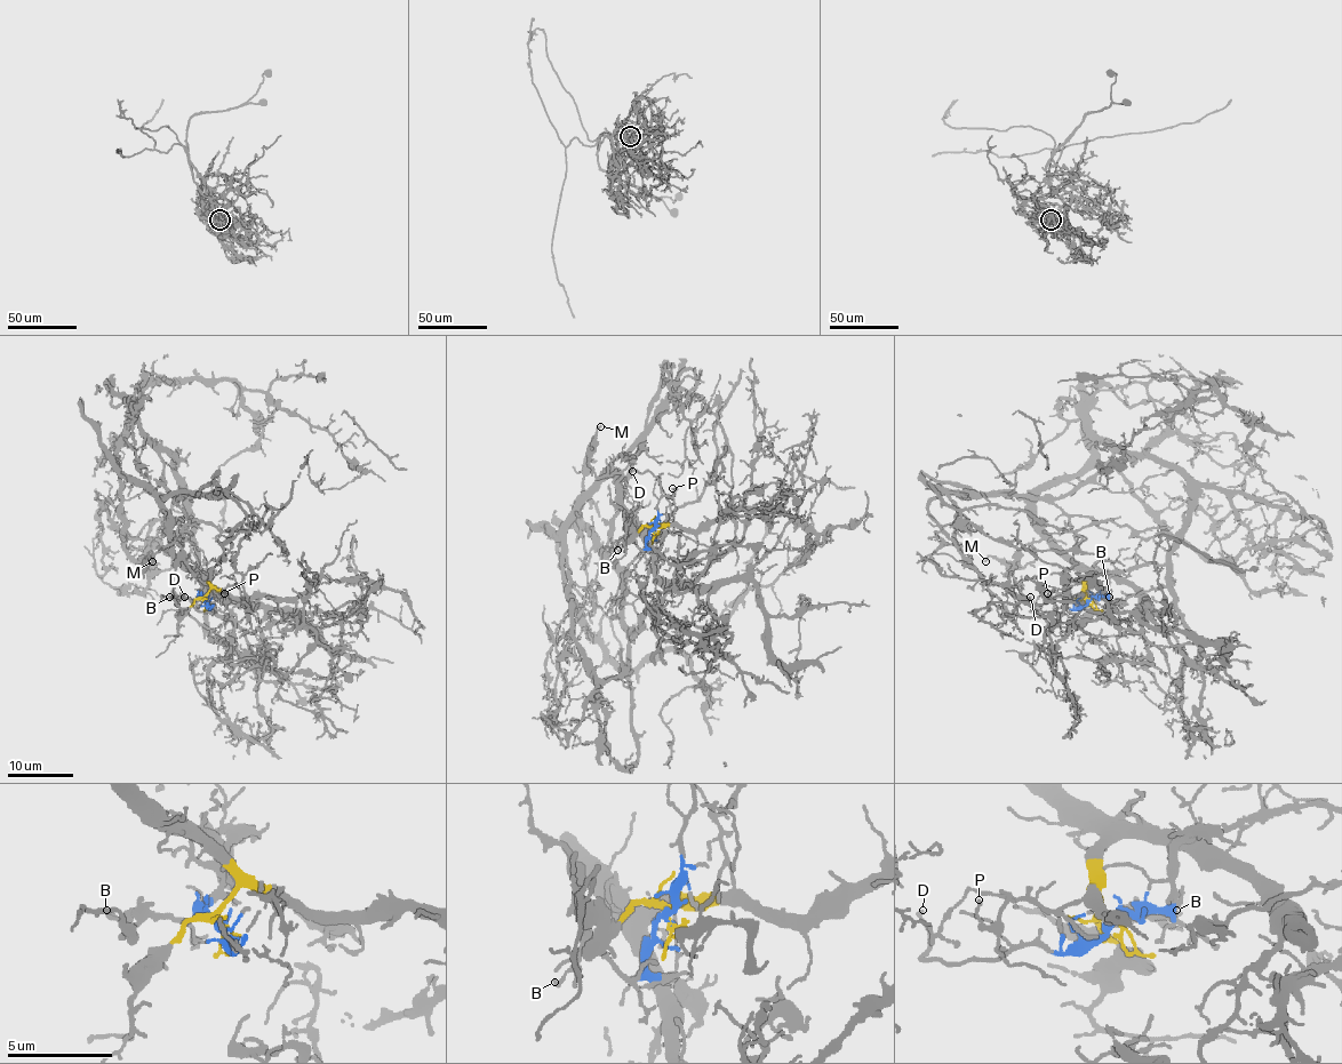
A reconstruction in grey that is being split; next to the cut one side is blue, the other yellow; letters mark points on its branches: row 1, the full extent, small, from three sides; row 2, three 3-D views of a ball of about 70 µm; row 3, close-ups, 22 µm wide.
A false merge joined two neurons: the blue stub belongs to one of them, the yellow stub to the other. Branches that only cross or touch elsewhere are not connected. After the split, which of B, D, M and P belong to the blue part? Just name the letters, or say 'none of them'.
B, D

